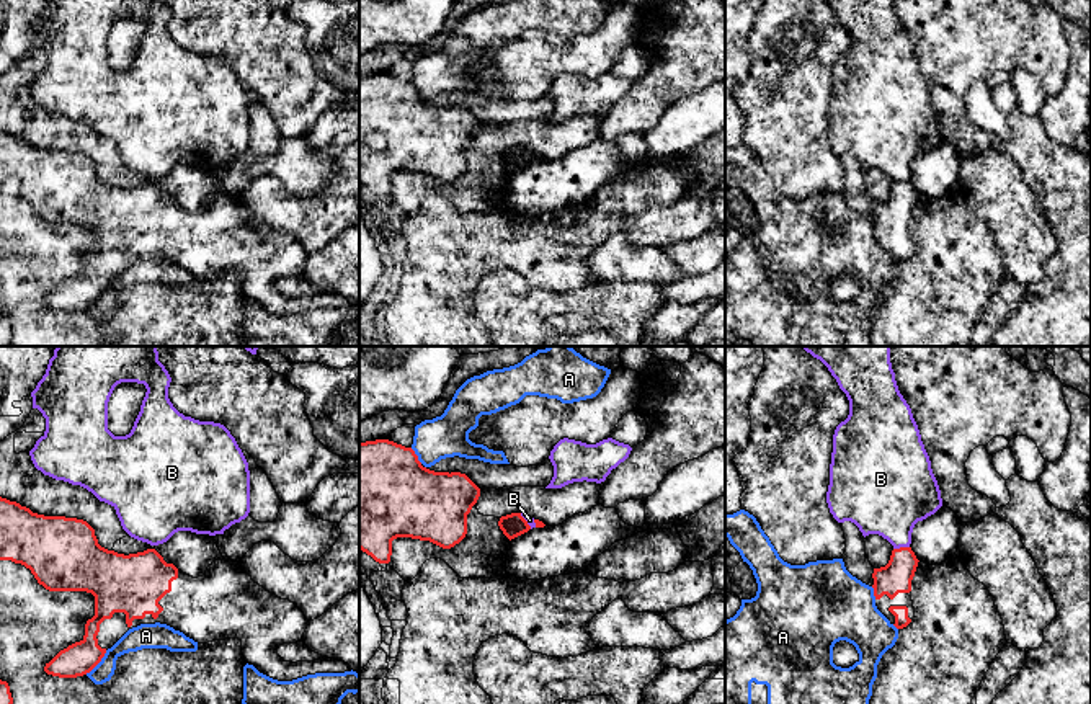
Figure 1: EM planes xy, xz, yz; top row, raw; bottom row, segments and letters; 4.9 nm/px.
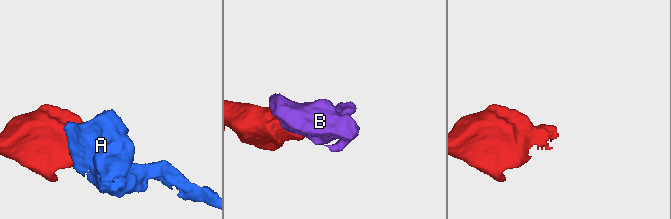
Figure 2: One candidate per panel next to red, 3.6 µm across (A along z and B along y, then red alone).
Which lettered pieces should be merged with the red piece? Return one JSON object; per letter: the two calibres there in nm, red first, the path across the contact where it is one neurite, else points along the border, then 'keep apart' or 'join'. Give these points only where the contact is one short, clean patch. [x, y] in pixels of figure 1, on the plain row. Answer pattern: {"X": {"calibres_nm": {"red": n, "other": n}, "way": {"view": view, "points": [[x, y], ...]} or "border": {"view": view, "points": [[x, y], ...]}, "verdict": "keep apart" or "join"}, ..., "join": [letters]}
{"A": {"calibres_nm": {"red": 160, "other": 120}, "verdict": "keep apart"}, "B": {"calibres_nm": {"red": 160, "other": 360}, "border": {"view": "yz", "points": [[908, 180], [894, 183]]}, "verdict": "keep apart"}, "join": []}

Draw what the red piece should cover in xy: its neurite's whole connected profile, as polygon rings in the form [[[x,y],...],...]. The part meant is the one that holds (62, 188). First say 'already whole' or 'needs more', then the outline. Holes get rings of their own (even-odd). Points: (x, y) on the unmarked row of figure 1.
needs more; [[[2,131],[0,194],[24,199],[49,225],[87,225],[95,230],[95,250],[87,255],[83,273],[46,297],[44,305],[52,310],[77,312],[90,307],[129,263],[155,256],[167,258],[198,278],[238,273],[245,296],[278,315],[351,305],[348,297],[325,291],[284,296],[278,281],[302,276],[309,255],[294,237],[255,217],[240,196],[216,194],[203,211],[193,212],[167,198],[155,183],[129,189],[108,185],[98,178],[95,163],[87,155],[38,149]]]

